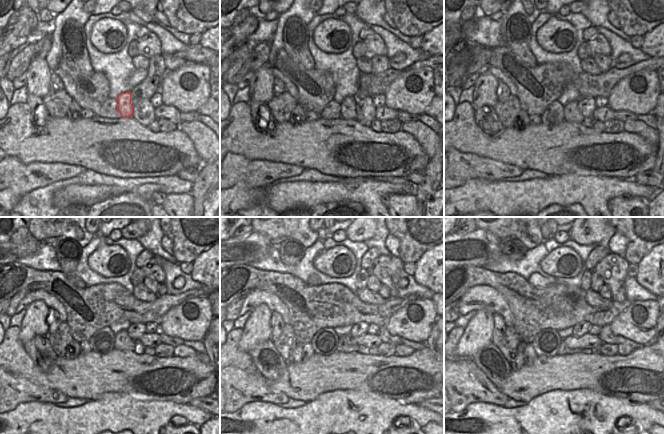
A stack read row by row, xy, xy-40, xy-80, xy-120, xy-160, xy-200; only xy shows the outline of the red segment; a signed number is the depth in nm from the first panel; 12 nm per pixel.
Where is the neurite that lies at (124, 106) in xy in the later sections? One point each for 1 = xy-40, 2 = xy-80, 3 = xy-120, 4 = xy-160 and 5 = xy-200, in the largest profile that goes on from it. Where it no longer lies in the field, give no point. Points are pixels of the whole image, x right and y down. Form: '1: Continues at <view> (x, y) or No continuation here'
1: Continues at xy-40 (348, 106)
2: Continues at xy-80 (571, 113)
3: Continues at xy-120 (123, 341)
4: Continues at xy-160 (345, 345)
5: Continues at xy-200 (563, 349)

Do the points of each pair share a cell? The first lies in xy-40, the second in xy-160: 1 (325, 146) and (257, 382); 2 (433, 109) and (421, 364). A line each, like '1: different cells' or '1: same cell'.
1: different cells
2: same cell

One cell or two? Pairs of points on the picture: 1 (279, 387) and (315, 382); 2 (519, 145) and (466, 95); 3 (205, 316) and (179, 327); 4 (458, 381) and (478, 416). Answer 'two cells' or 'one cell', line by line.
1: one cell
2: two cells
3: one cell
4: two cells

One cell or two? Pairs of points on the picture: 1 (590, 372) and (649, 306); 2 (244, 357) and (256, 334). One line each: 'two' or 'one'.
1: two
2: two

